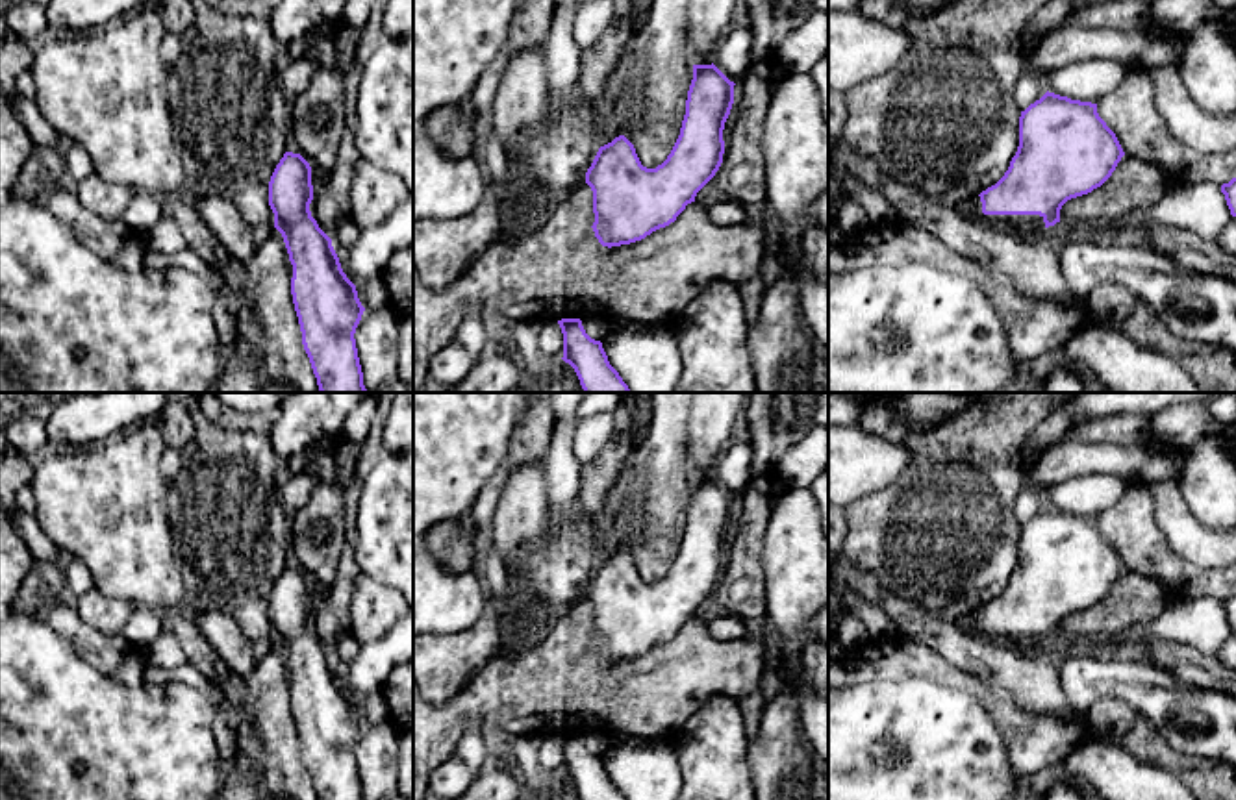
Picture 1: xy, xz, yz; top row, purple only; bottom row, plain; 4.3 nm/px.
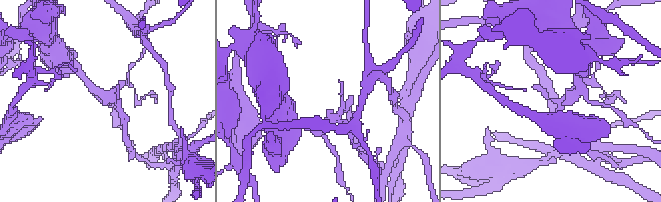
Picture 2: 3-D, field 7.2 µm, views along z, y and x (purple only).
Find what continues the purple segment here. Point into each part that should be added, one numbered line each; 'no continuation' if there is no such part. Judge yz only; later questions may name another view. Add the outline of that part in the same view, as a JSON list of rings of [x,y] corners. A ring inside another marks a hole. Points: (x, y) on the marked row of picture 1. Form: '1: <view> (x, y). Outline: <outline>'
1: yz (973, 208). Outline: [[[978,194],[964,202],[960,207],[975,220],[995,224],[995,226],[1008,226],[1023,233],[1047,230],[1043,217],[1040,215],[984,215]]]

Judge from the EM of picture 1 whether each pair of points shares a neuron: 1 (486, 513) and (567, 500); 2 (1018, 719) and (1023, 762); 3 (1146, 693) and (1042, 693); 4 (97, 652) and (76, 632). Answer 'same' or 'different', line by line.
1: different
2: same
3: different
4: same

